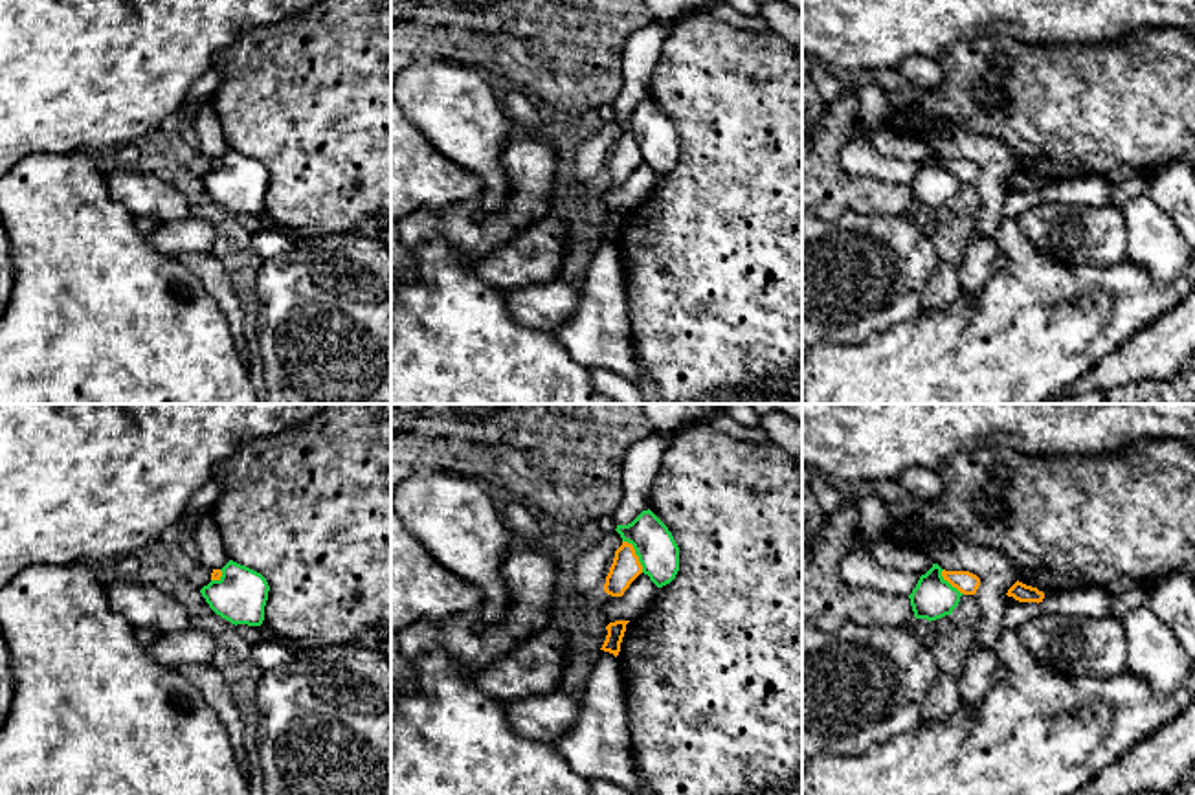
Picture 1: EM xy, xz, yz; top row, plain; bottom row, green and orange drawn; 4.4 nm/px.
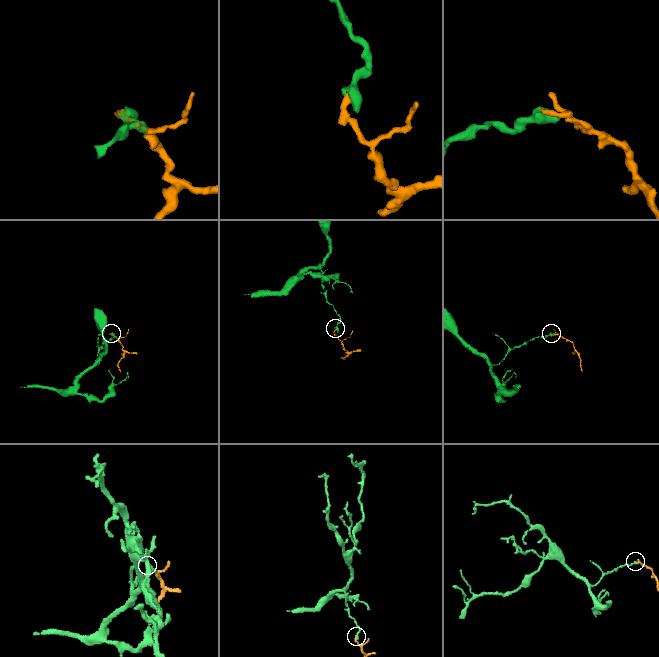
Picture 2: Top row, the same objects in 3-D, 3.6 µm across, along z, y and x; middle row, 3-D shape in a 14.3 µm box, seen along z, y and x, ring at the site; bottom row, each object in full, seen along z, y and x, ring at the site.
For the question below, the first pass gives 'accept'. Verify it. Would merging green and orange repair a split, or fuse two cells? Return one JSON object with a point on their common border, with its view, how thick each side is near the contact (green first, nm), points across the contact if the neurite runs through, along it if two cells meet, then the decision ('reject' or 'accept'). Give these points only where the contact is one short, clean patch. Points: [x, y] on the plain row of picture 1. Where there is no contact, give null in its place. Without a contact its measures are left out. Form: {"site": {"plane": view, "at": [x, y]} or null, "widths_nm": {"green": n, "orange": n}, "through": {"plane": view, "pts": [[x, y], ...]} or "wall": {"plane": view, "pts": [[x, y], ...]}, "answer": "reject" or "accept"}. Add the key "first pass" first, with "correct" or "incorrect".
{"first pass": "incorrect", "site": {"plane": "xz", "at": [636, 142]}, "widths_nm": {"green": 180, "orange": 120}, "wall": {"plane": "xz", "pts": [[623, 129], [632, 134], [643, 160]]}, "answer": "reject"}

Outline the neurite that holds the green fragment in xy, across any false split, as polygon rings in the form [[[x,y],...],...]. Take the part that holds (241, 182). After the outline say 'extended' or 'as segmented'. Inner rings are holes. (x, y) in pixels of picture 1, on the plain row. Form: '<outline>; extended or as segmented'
[[[233,149],[220,160],[218,169],[211,169],[200,178],[209,196],[235,215],[261,215],[270,180],[266,167]]]; as segmented

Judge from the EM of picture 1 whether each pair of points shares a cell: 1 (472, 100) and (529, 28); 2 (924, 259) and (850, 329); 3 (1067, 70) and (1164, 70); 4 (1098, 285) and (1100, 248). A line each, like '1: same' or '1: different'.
1: different
2: same
3: same
4: different

